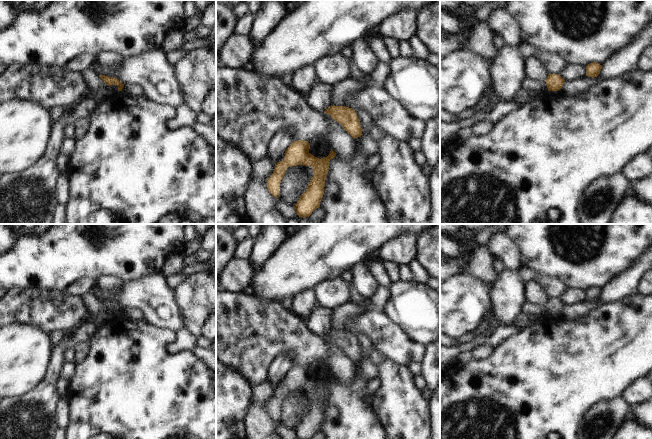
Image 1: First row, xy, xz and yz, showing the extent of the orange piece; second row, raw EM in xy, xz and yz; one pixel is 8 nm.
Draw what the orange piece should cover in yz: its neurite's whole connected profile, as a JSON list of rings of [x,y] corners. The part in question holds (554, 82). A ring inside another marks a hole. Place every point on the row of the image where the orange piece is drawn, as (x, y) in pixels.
[[[548,74],[545,82],[548,88],[548,91],[558,91],[562,88],[564,84],[564,79],[557,74]]]

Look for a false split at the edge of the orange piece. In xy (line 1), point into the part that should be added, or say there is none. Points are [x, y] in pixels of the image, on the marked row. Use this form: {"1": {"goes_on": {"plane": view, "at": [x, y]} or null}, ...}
{"1": {"goes_on": null}}

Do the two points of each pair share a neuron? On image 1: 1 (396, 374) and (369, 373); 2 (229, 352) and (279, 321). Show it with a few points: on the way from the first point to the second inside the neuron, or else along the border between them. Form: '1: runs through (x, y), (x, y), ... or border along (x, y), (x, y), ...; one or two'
1: border along (378, 366), (378, 374), (376, 376); two
2: runs through (241, 340), (251, 331), (267, 329); one

